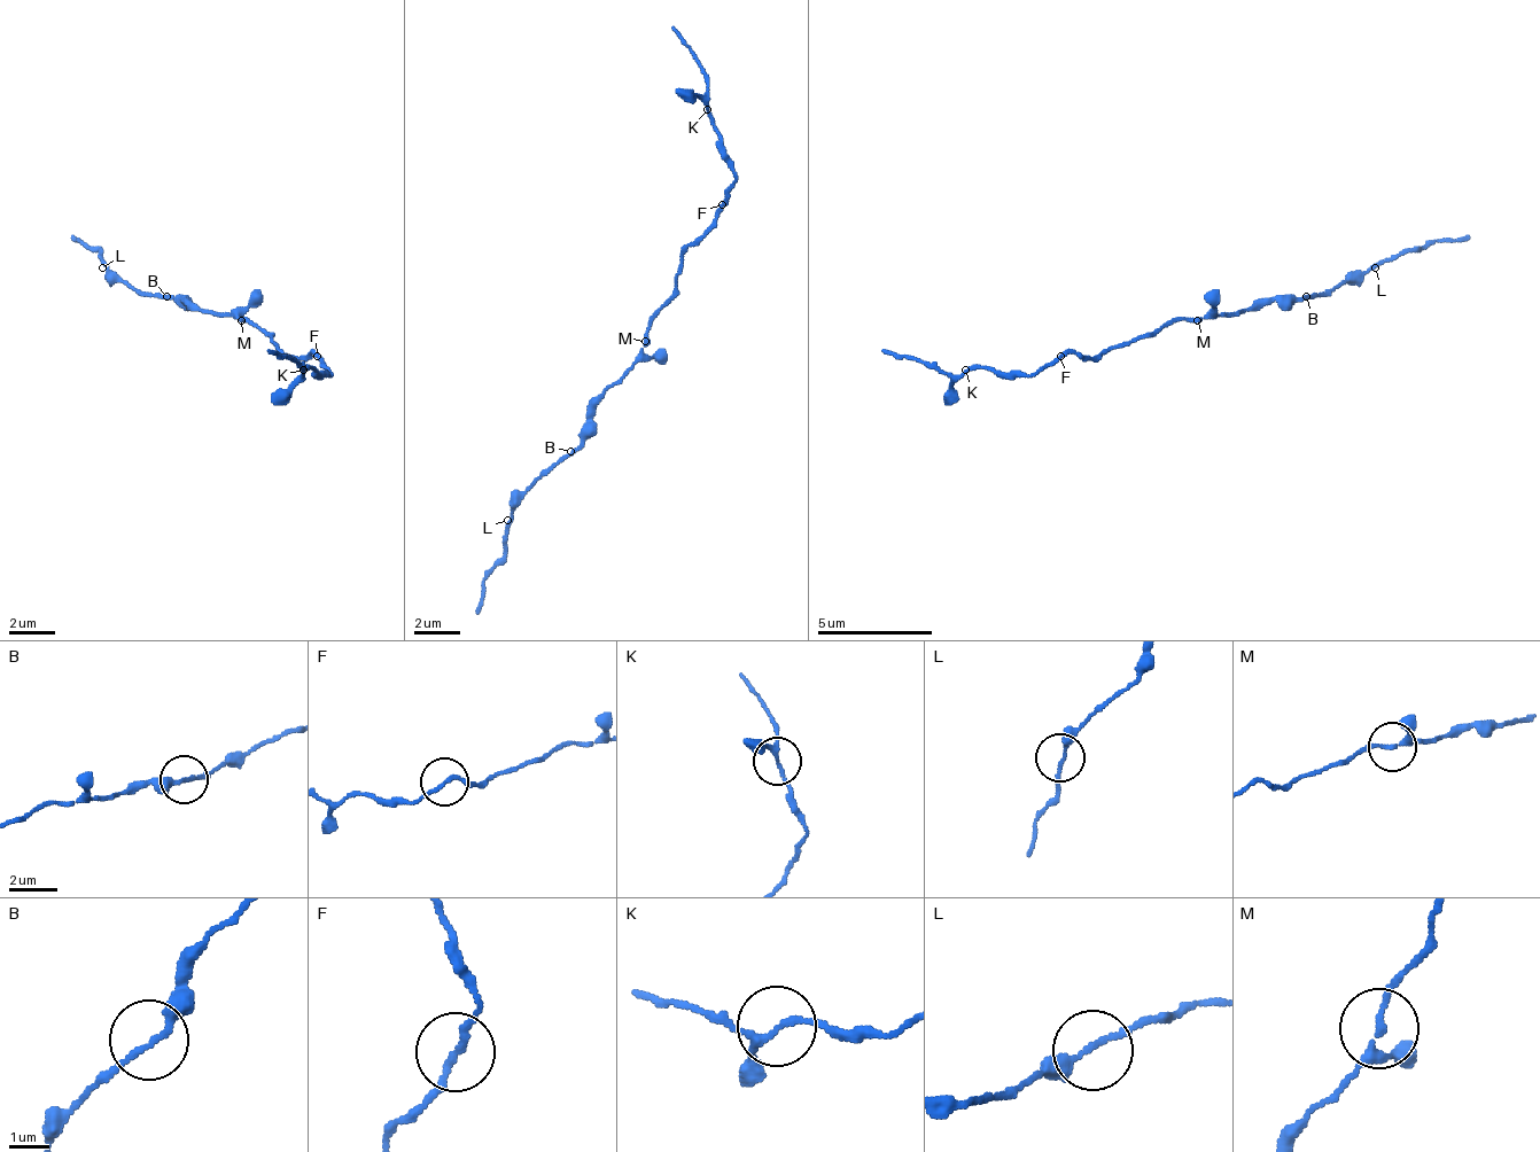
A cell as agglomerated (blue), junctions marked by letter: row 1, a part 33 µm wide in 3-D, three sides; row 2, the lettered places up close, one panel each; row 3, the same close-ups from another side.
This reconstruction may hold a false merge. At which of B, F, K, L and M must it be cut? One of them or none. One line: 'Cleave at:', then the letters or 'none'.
Cleave at: none

